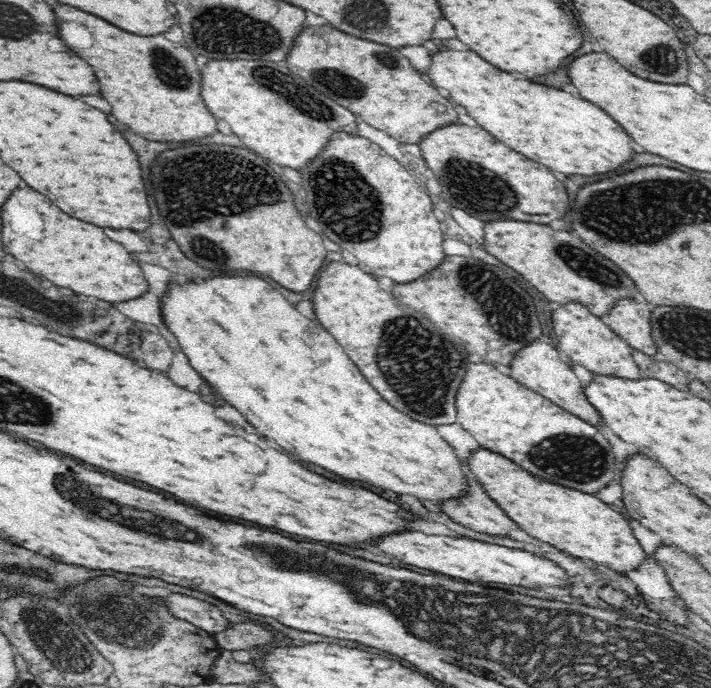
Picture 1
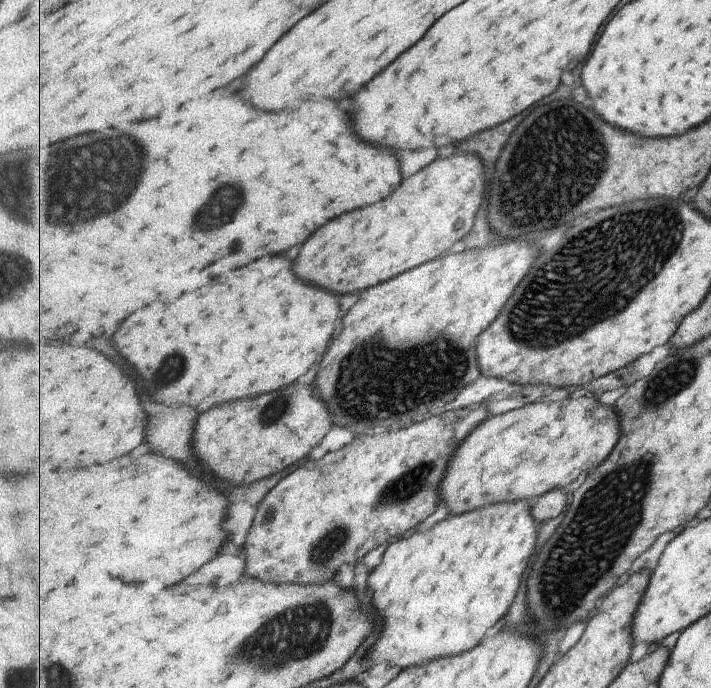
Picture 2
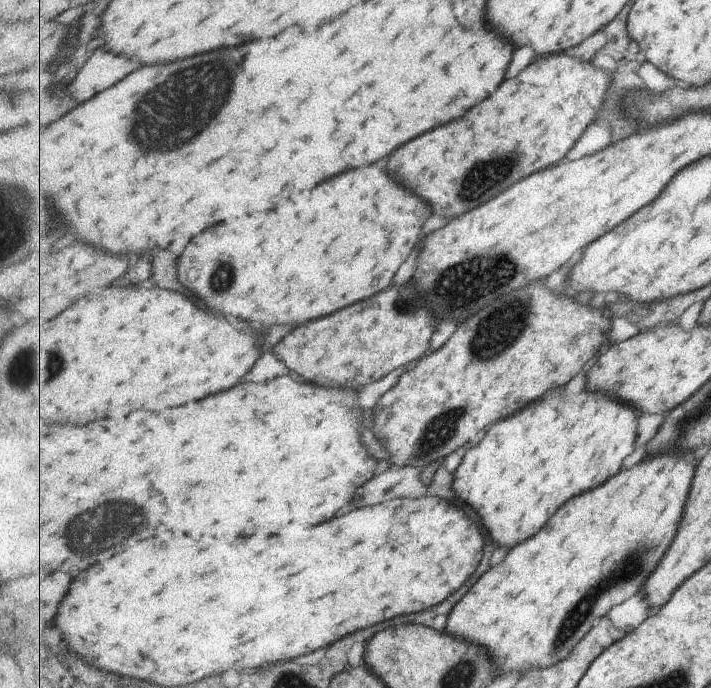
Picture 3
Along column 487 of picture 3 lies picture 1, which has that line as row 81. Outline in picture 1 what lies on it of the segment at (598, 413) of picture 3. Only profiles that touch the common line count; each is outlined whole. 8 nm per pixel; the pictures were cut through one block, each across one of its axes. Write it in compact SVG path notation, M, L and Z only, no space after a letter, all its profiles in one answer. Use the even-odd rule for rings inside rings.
M452 49L448 52L437 52L433 56L432 68L427 76L436 87L448 90L452 100L464 106L467 114L489 134L512 150L551 170L558 170L566 176L594 176L608 179L614 175L624 174L625 172L618 173L618 170L634 160L636 154L636 150L632 148L634 139L603 108L582 96L577 97L568 91L546 87L540 82L536 84L532 80L503 72L472 50L458 52Z

